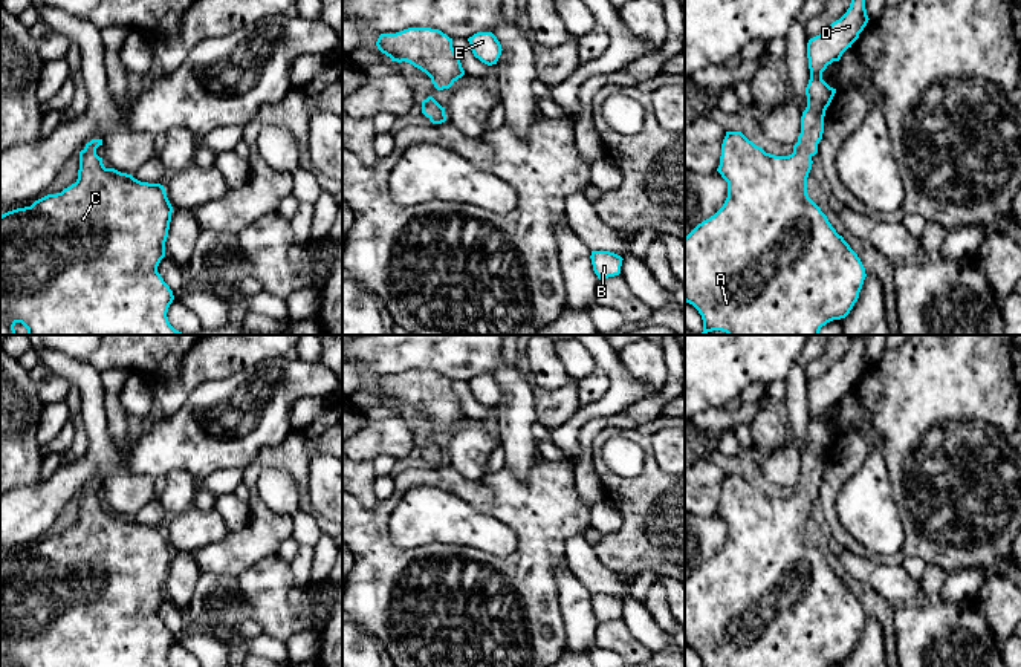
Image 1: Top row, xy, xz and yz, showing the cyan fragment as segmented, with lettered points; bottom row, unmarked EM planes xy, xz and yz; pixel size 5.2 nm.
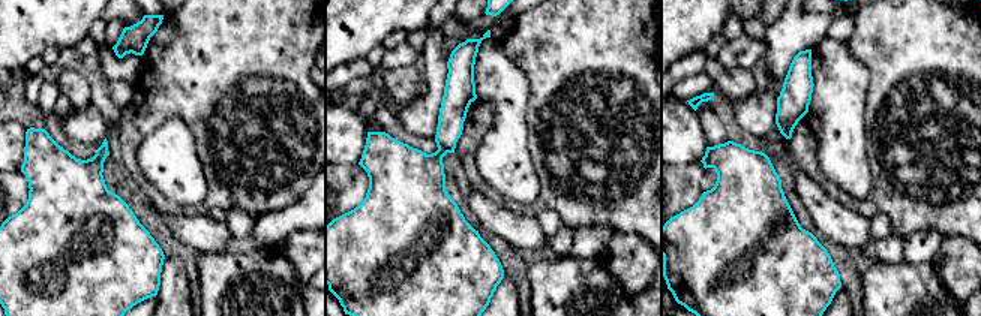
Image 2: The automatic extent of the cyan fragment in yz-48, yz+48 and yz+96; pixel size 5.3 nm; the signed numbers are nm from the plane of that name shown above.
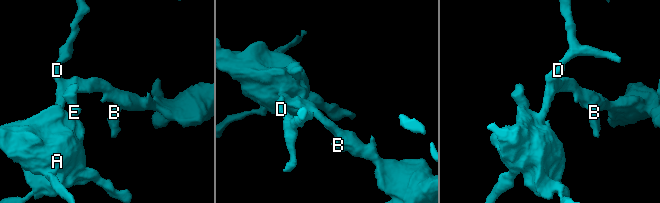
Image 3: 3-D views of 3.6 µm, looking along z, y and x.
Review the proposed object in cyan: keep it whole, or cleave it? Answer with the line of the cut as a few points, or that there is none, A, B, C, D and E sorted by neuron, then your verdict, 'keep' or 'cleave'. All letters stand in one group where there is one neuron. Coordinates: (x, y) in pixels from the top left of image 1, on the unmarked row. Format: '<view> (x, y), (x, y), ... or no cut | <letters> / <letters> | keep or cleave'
no cut | A B C D E | keep

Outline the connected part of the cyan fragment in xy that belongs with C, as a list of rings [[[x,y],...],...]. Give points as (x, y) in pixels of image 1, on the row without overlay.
[[[92,482],[79,494],[78,522],[61,535],[47,537],[31,549],[17,551],[0,558],[0,667],[170,667],[167,655],[174,643],[173,633],[157,615],[165,600],[173,549],[160,526],[148,526],[115,511],[105,511],[96,491],[102,482]]]

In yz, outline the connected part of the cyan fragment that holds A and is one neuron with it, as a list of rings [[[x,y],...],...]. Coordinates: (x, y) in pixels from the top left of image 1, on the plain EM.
[[[857,335],[850,350],[822,376],[807,386],[810,422],[805,430],[807,450],[801,459],[801,476],[789,499],[766,496],[741,474],[726,474],[717,514],[728,525],[723,549],[698,566],[685,580],[685,644],[702,658],[703,667],[827,667],[845,661],[859,641],[865,610],[857,597],[828,565],[827,558],[807,537],[812,500],[824,476],[824,459],[836,431],[822,422],[822,415],[851,390],[868,366],[865,340]]]

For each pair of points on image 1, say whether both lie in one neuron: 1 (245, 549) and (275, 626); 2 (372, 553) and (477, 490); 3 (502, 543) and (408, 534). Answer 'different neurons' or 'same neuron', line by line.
1: different neurons
2: same neuron
3: same neuron

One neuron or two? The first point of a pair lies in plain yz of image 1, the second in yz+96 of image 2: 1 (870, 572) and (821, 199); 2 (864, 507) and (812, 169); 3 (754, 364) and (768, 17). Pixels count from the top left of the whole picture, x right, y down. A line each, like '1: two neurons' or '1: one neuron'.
1: one neuron
2: two neurons
3: two neurons

